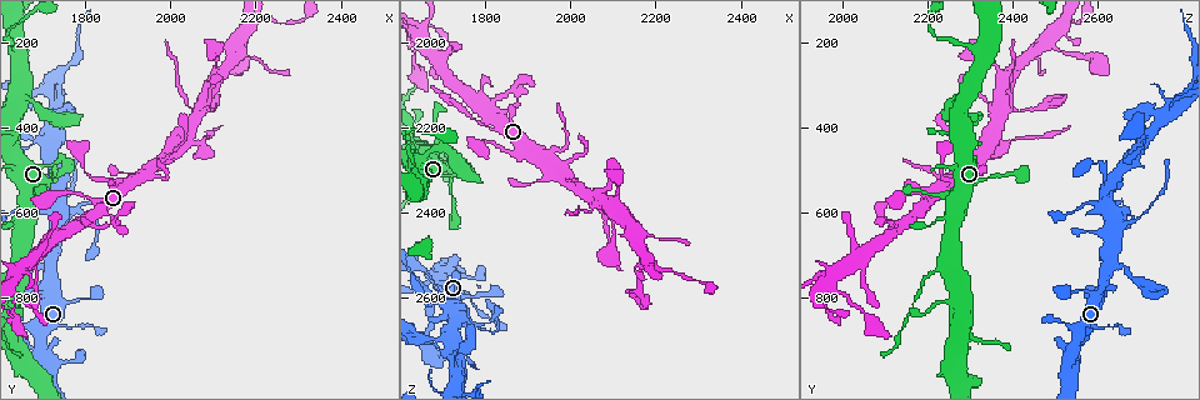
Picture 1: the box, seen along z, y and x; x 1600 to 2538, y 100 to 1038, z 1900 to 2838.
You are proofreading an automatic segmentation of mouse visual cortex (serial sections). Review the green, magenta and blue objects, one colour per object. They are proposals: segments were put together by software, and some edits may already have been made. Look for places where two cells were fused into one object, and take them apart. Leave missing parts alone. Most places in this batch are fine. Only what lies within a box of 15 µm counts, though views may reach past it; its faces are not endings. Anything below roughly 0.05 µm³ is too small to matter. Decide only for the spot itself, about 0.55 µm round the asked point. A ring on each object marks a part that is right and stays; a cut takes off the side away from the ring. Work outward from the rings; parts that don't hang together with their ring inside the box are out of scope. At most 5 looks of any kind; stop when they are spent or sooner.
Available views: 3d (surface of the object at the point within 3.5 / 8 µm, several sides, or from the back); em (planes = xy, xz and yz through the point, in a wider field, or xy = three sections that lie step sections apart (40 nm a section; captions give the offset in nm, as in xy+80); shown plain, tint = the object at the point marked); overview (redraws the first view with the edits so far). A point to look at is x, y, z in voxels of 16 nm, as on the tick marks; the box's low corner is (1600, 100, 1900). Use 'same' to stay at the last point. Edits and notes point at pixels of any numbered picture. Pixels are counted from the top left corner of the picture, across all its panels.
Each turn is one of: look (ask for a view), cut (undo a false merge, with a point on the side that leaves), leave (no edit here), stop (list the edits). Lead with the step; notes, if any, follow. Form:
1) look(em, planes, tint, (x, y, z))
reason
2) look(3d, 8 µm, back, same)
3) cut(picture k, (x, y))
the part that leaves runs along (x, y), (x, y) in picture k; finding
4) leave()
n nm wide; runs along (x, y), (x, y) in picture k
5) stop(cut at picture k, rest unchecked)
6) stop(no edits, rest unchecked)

look(3d, 3.5 µm, (1715, 940, 2540))
looks like a crossing

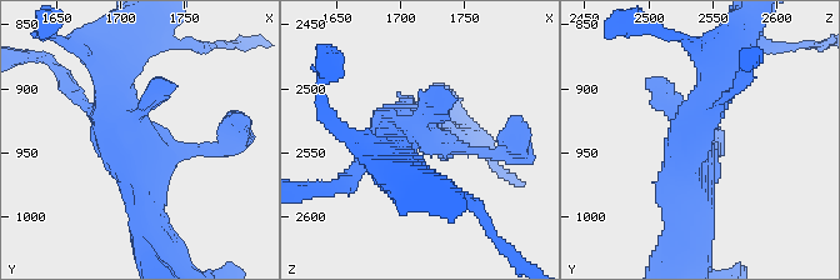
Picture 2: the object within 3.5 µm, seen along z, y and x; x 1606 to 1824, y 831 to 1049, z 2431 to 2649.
look(em, xy, step 5, tint, (1712, 938, 2534))
need the tissue

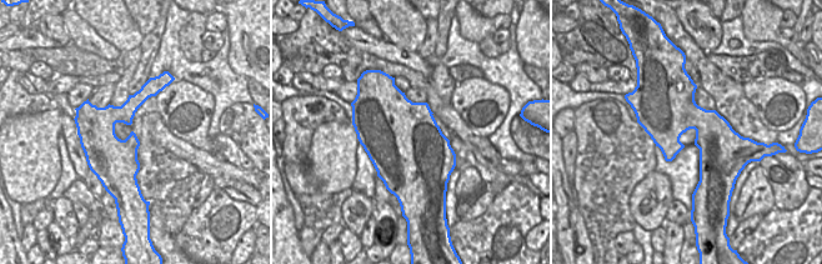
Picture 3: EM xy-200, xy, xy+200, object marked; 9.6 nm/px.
leave()
runs along (730, 56), (691, 141), (695, 206) in picture 2; one cell here

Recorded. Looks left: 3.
look(3d, 3.5 µm, back, (1750, 605, 2650))
four or more arms meet

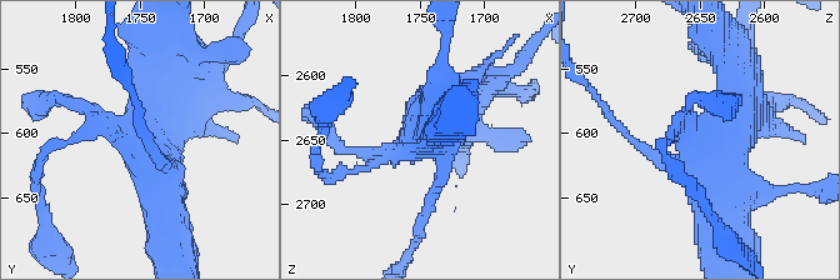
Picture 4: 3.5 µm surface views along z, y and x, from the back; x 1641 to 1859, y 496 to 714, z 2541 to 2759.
look(em, xy, step 3, tint, (1750, 610, 2650))
need the tissue

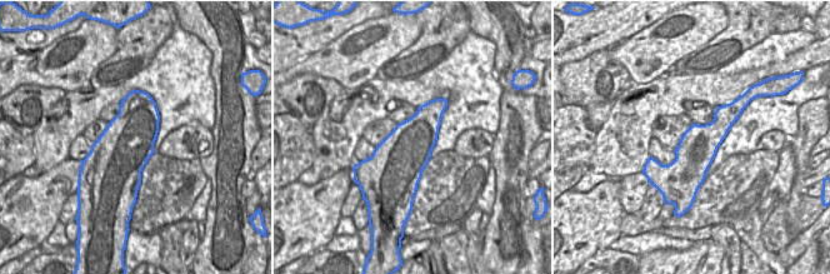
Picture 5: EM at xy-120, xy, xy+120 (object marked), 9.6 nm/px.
look(em, xy, step 5, tint, same)

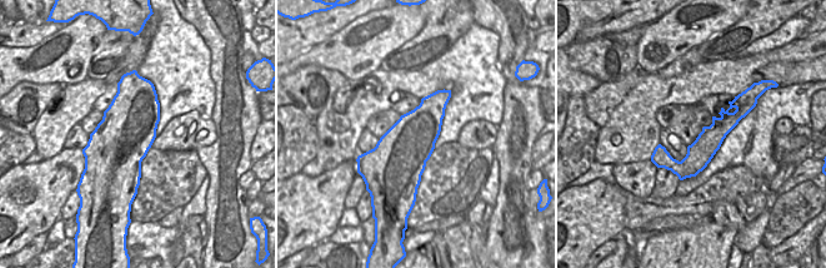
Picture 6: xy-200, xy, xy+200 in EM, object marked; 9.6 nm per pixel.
leave()
runs along (173, 244), (149, 148), (156, 83) in picture 4; one cell here

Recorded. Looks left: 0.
stop(no edits, rest unchecked)

